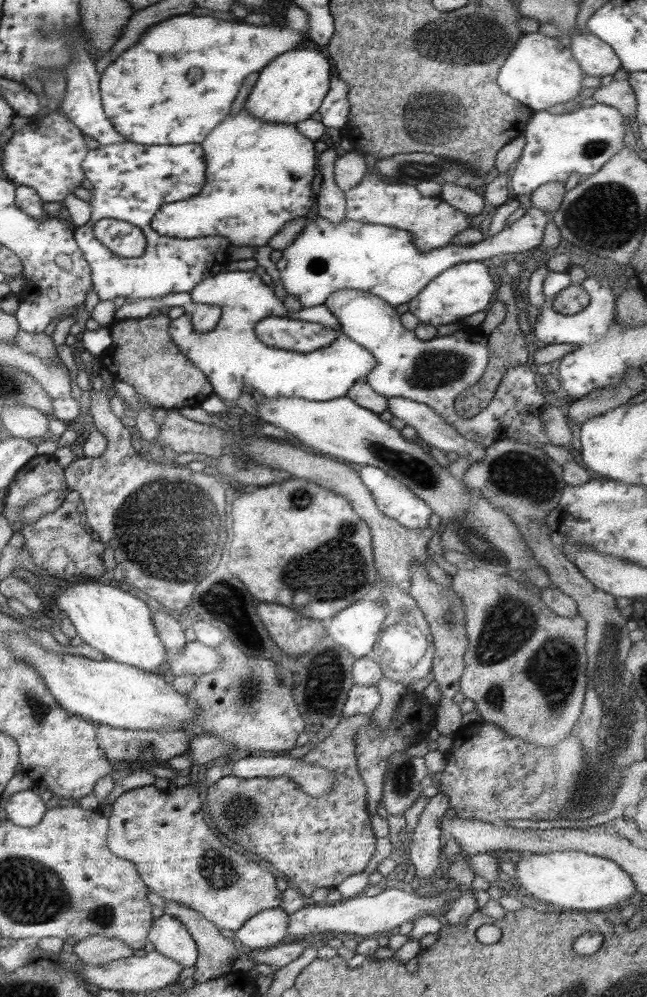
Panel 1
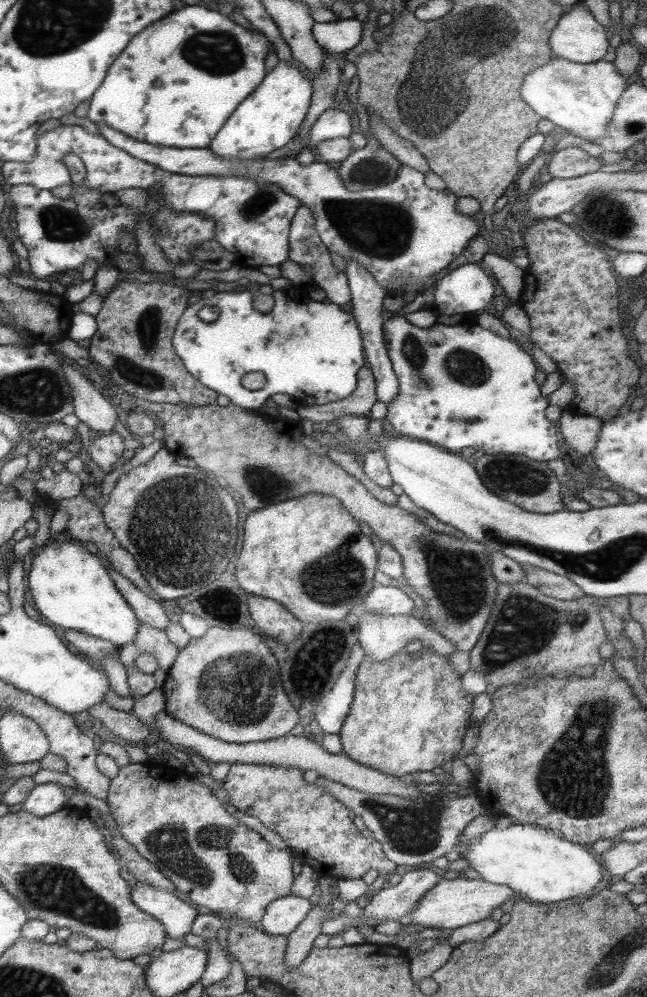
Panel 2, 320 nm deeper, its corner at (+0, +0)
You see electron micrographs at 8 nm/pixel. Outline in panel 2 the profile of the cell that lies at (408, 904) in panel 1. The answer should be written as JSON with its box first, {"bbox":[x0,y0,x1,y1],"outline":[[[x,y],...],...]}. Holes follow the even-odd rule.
{"bbox":[409,878,516,929],"outline":[[[455,878],[454,880],[439,879],[429,893],[417,901],[415,909],[409,913],[411,922],[421,924],[429,928],[454,929],[467,926],[469,923],[489,919],[494,908],[500,908],[501,903],[516,897],[507,886],[490,884],[481,880],[468,880]]]}

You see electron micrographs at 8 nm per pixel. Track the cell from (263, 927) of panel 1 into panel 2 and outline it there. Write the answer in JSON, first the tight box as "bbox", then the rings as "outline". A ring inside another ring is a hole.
{"bbox":[258,896,310,935],"outline":[[[283,896],[273,900],[258,923],[263,932],[270,935],[288,935],[310,912],[309,900],[299,896]]]}

